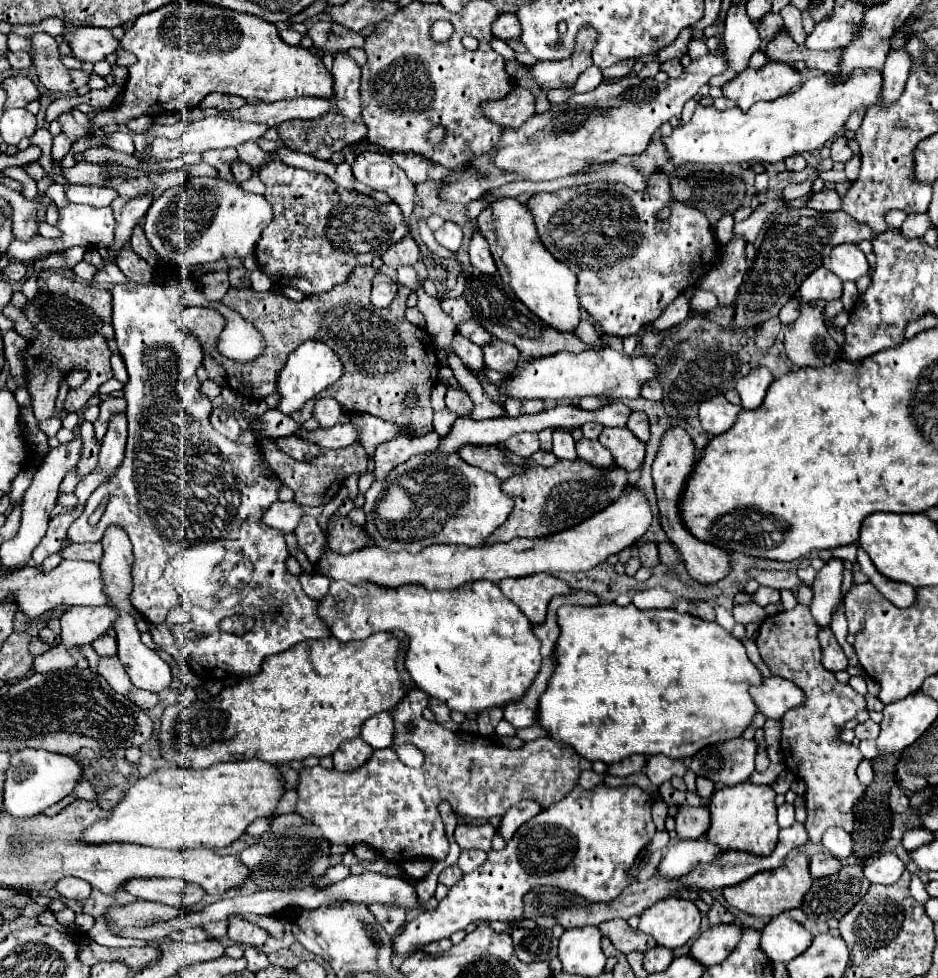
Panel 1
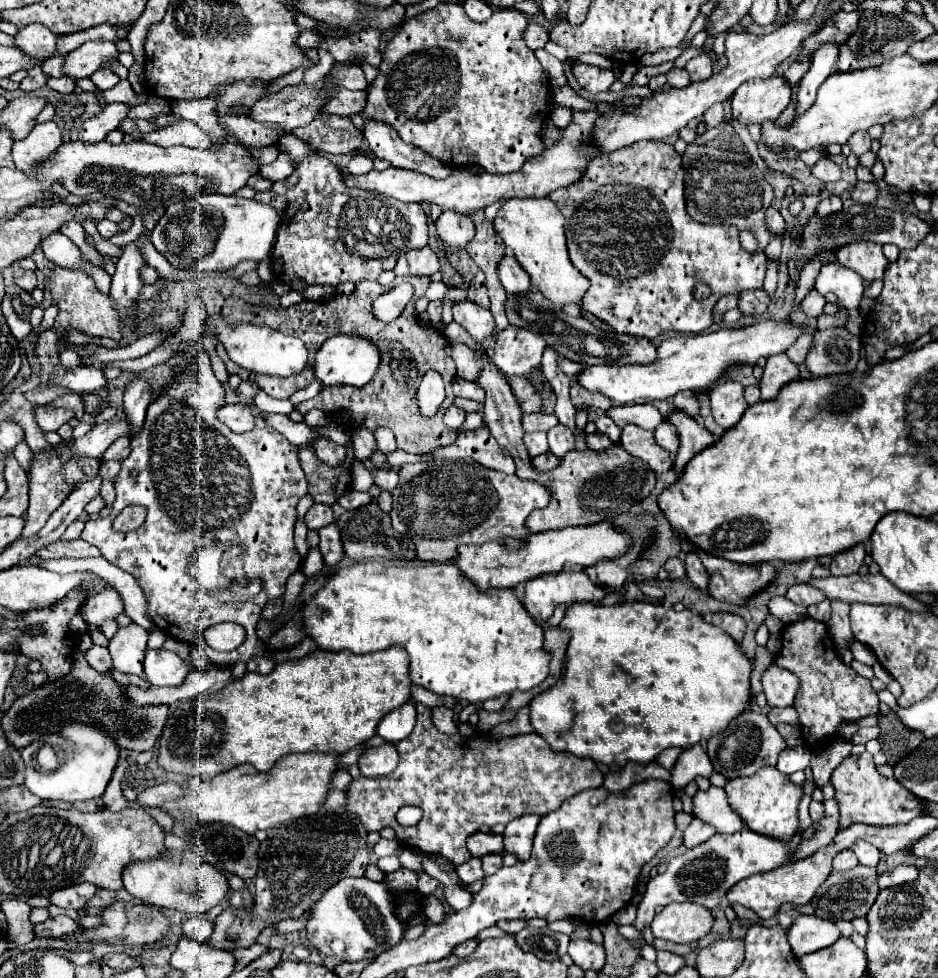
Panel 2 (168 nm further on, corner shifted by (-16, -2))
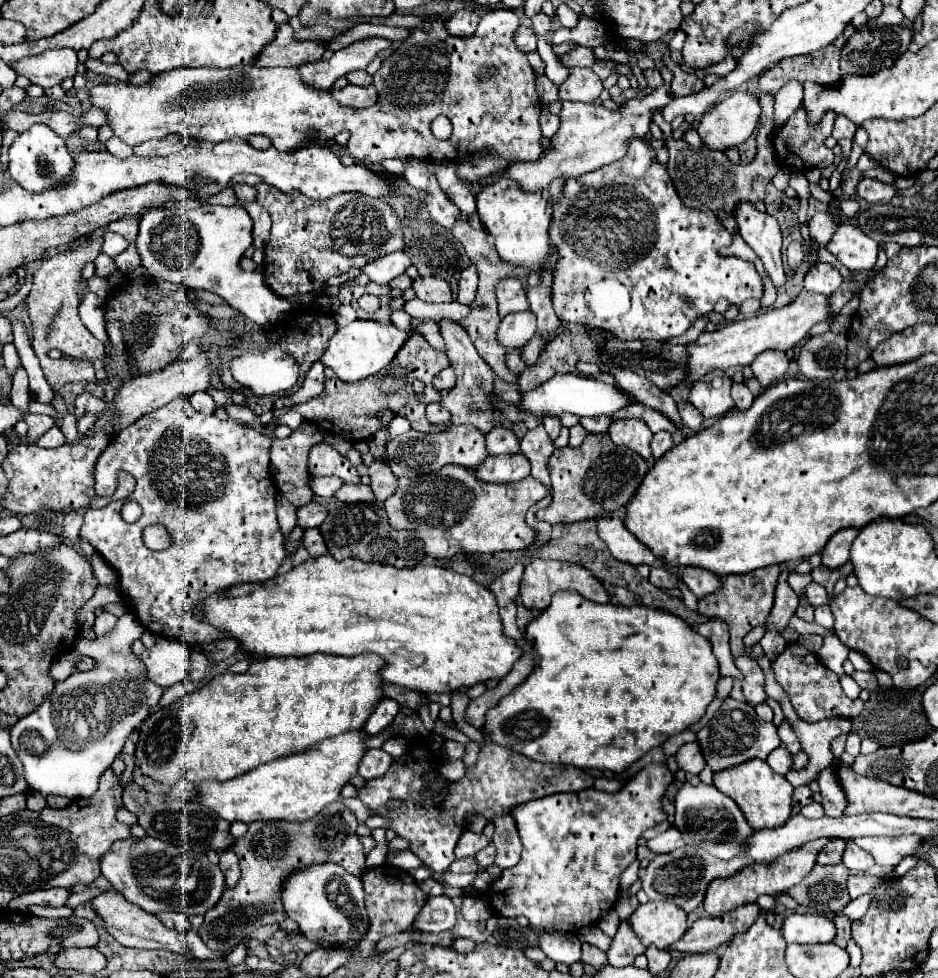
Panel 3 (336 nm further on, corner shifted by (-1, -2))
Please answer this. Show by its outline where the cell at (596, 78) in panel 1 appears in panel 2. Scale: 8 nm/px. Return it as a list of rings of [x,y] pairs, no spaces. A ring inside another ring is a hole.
[[[556,108],[551,112],[550,120],[558,129],[564,129],[572,121],[572,112],[568,109]]]

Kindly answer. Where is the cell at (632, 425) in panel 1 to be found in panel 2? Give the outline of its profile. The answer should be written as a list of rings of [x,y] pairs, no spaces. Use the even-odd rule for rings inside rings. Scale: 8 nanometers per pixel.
[[[664,421],[664,423],[654,431],[654,435],[656,435],[656,441],[658,441],[660,447],[664,447],[668,453],[676,455],[678,443],[680,443],[680,439],[678,439],[678,429],[676,429],[676,427],[672,427],[668,421]]]

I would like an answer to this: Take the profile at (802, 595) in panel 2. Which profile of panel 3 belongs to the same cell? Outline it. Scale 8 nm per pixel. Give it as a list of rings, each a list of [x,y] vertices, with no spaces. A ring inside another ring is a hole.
[[[815,581],[803,589],[803,595],[801,595],[801,597],[803,597],[809,605],[813,605],[813,607],[819,607],[819,605],[827,605],[827,603],[829,603],[825,589],[823,589],[821,585],[817,585]]]

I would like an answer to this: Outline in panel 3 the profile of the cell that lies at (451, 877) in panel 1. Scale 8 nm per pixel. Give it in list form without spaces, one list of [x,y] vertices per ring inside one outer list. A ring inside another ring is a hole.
[[[457,859],[453,861],[453,865],[449,865],[451,873],[475,873],[477,871],[477,863],[475,859]]]

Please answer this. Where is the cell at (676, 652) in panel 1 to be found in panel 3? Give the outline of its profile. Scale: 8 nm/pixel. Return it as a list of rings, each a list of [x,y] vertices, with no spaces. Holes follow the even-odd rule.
[[[555,593],[551,605],[545,611],[541,611],[541,615],[535,617],[527,625],[527,635],[533,639],[533,645],[537,651],[537,667],[527,677],[525,685],[521,685],[521,689],[517,689],[517,693],[503,697],[501,705],[489,709],[485,729],[491,733],[493,743],[499,743],[517,753],[523,753],[525,757],[529,757],[533,761],[575,765],[579,769],[609,769],[613,773],[623,773],[625,769],[629,769],[629,765],[633,765],[637,759],[641,759],[647,751],[651,751],[653,747],[659,747],[671,735],[677,735],[677,733],[689,729],[693,723],[701,721],[701,717],[705,715],[705,709],[717,695],[717,681],[721,675],[719,675],[717,659],[713,657],[713,651],[711,651],[711,641],[701,637],[691,625],[687,625],[681,617],[677,617],[669,611],[651,609],[645,605],[633,605],[633,607],[613,605],[613,603],[599,605],[593,601],[585,601],[585,597],[581,597],[579,593]]]

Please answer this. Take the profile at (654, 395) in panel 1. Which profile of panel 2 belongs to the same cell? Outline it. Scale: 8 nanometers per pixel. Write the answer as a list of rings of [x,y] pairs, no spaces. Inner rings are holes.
[[[680,391],[676,397],[674,397],[674,407],[692,415],[692,417],[698,417],[700,415],[700,405],[698,405],[698,399],[692,391]]]

